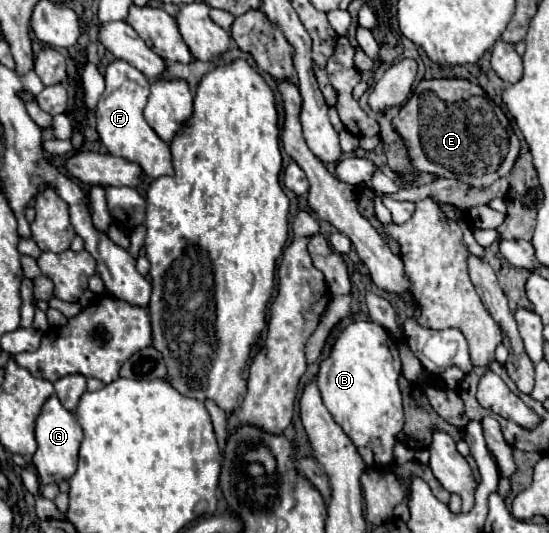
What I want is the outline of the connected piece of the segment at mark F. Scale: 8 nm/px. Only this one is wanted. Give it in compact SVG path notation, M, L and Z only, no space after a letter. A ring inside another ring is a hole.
M116 59L106 67L104 73L106 79L106 91L102 93L98 101L96 111L96 123L98 123L98 135L102 145L116 157L124 157L128 161L134 161L142 165L144 175L150 179L158 179L162 175L172 175L172 161L170 161L170 147L152 131L152 127L146 123L142 111L148 101L148 79L130 63Z

